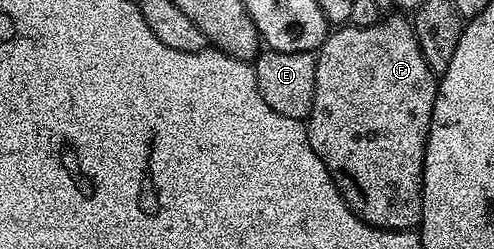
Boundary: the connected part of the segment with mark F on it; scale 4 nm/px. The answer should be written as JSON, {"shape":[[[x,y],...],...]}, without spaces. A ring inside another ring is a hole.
{"shape":[[[387,17],[368,28],[342,25],[327,34],[325,41],[316,52],[316,58],[318,60],[316,93],[312,101],[310,118],[305,120],[308,141],[316,157],[324,161],[328,173],[334,178],[334,184],[342,194],[342,200],[359,219],[363,219],[371,227],[380,227],[388,231],[408,231],[417,228],[422,221],[422,153],[426,150],[432,109],[438,96],[438,79],[426,64],[424,53],[420,53],[420,45],[414,36],[413,26],[407,20],[405,23],[402,19],[387,19]]]}

